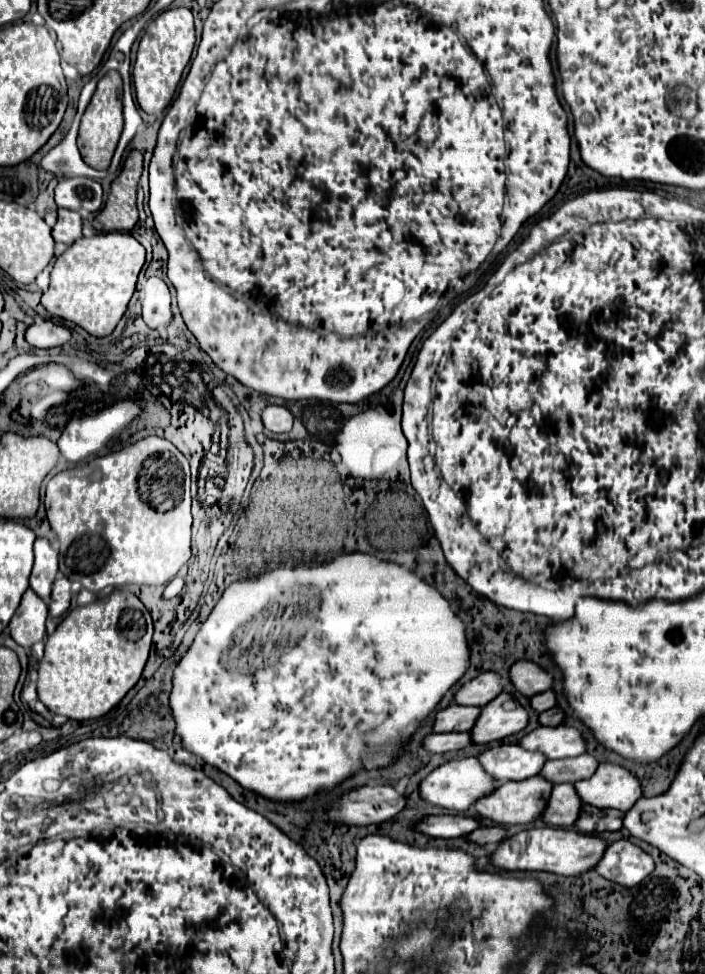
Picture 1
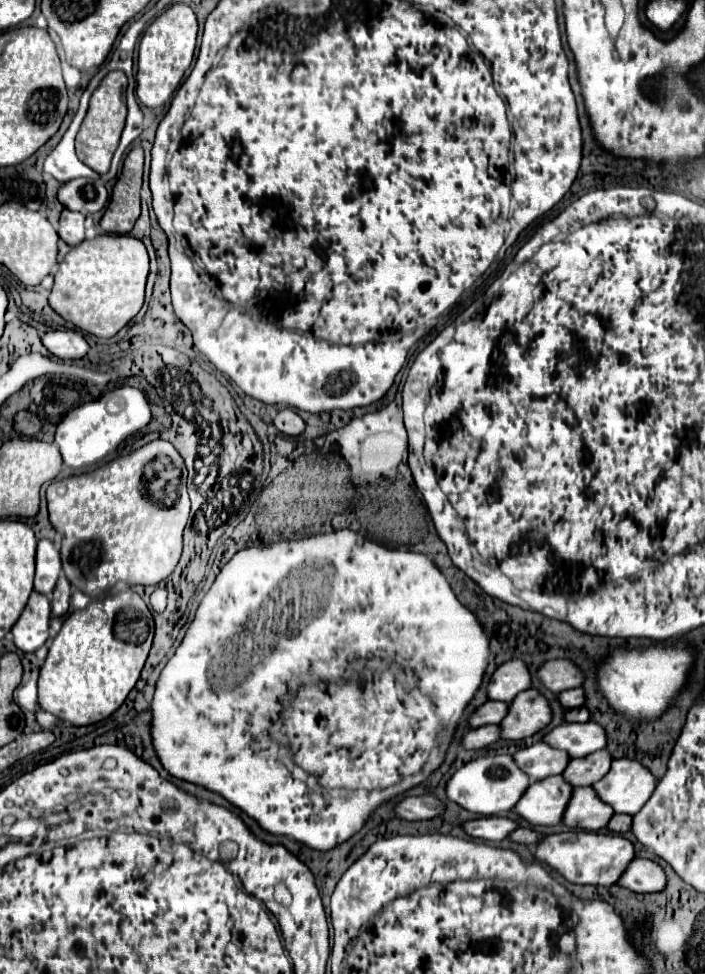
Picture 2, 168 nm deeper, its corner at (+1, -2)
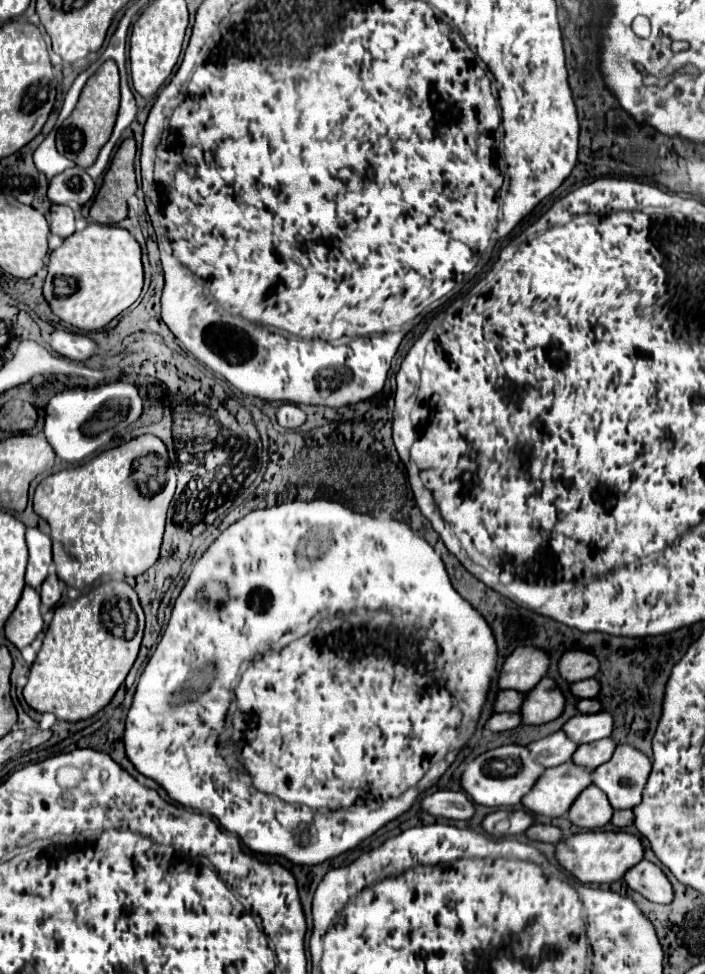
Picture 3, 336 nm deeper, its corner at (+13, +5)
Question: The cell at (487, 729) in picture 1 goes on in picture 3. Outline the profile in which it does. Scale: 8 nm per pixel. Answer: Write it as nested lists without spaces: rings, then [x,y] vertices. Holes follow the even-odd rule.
[[[552,678],[540,680],[540,684],[524,696],[522,718],[524,724],[546,724],[556,720],[566,706],[566,696]]]

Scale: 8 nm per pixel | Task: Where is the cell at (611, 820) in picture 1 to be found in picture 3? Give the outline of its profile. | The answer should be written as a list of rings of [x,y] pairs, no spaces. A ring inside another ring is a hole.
[[[616,810],[612,816],[612,826],[616,828],[626,828],[634,824],[634,812],[632,810]]]

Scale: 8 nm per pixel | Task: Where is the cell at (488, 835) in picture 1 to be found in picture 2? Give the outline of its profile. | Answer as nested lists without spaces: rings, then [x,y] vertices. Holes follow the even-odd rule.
[[[520,827],[518,831],[512,831],[512,835],[508,835],[508,841],[514,841],[514,843],[524,843],[524,845],[534,845],[540,841],[540,835],[532,829],[526,829],[526,827]]]

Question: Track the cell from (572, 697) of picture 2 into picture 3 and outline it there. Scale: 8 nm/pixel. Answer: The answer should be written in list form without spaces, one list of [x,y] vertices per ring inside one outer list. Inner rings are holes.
[[[590,678],[584,682],[574,682],[570,686],[570,690],[578,698],[596,698],[600,694],[600,682],[596,678]]]

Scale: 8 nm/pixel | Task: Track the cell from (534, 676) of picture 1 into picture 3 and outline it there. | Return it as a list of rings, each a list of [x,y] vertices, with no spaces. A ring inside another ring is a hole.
[[[570,650],[560,658],[558,672],[568,682],[580,682],[586,678],[594,678],[600,670],[600,662],[594,654],[584,650]]]

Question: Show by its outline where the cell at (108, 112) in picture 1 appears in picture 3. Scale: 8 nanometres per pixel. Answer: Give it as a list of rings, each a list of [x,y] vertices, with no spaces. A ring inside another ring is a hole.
[[[106,60],[82,88],[80,100],[78,100],[72,116],[68,116],[68,120],[64,120],[64,124],[58,128],[56,148],[66,158],[70,158],[76,166],[90,168],[96,162],[100,148],[108,142],[108,138],[112,134],[116,116],[118,116],[118,104],[120,104],[120,74],[118,74],[116,62]]]

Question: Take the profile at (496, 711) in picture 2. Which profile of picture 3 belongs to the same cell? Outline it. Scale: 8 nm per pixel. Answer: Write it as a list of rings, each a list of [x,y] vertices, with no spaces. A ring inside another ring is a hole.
[[[500,690],[494,710],[496,712],[520,712],[520,706],[524,702],[524,694],[514,690]]]

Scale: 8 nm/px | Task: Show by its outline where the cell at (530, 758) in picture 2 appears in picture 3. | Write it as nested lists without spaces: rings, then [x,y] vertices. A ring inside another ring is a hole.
[[[558,730],[538,742],[532,742],[528,748],[534,760],[538,760],[544,768],[552,768],[552,766],[560,766],[568,762],[572,754],[576,752],[578,744],[574,740],[568,740],[564,730]]]

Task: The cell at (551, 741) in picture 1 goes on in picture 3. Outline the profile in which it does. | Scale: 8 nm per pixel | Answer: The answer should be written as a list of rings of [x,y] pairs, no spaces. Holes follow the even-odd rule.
[[[608,712],[576,714],[564,724],[564,732],[578,744],[596,742],[612,734],[612,716]]]

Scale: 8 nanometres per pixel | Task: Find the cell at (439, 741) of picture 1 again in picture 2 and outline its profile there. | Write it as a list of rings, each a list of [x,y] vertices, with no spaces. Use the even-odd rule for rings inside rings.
[[[484,725],[478,729],[470,729],[462,735],[462,747],[464,749],[480,749],[494,741],[498,741],[498,727],[496,725]]]

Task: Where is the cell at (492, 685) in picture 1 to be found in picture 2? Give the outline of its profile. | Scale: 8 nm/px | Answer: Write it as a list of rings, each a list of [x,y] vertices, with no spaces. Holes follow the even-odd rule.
[[[514,659],[502,663],[490,677],[486,687],[486,695],[490,701],[506,701],[510,703],[520,691],[530,687],[530,675],[524,661]]]

